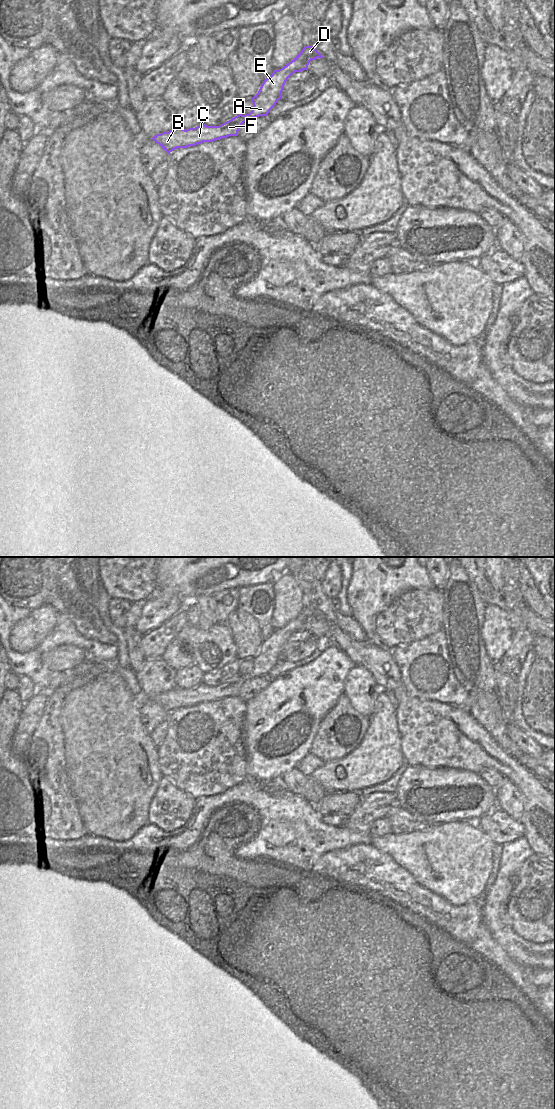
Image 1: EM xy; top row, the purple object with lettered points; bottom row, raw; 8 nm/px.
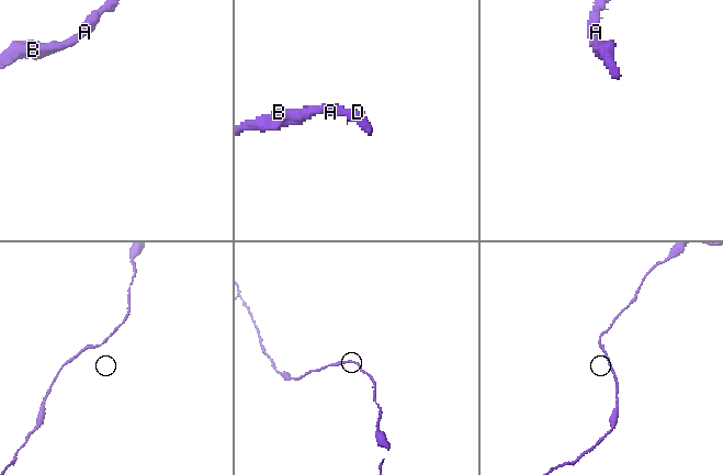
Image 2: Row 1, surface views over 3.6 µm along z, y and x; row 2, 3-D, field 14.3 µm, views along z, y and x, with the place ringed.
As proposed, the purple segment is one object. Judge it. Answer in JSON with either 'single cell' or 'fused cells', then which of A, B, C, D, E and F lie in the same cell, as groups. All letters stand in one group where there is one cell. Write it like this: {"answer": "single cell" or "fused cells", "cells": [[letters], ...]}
{"answer": "single cell", "cells": [["A", "B", "C", "D", "E", "F"]]}

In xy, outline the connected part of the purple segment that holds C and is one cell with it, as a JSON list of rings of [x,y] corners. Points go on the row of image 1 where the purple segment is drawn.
[[[305,46],[302,51],[288,64],[279,70],[274,70],[266,78],[258,93],[252,98],[252,111],[249,114],[239,114],[219,126],[201,124],[187,130],[173,128],[169,132],[157,134],[152,139],[168,154],[177,148],[187,148],[203,142],[213,142],[229,136],[238,136],[240,127],[247,121],[259,116],[268,116],[276,103],[282,98],[286,81],[295,73],[308,70],[311,60],[323,58],[313,46]]]

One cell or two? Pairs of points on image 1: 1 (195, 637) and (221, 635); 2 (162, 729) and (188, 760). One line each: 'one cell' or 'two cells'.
1: one cell
2: two cells

